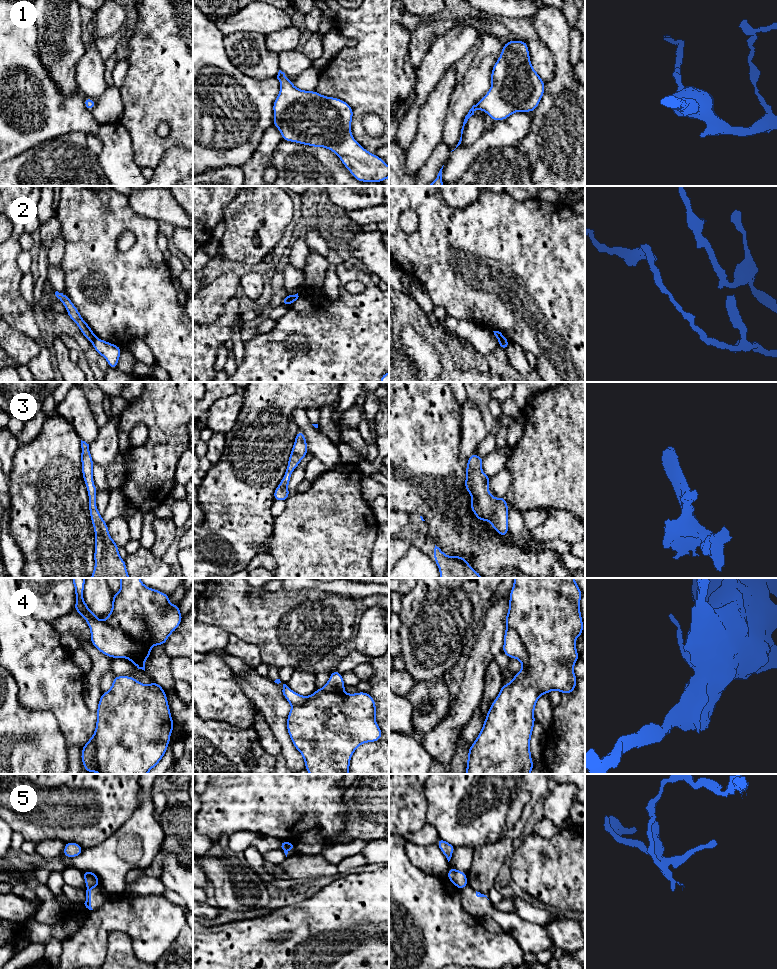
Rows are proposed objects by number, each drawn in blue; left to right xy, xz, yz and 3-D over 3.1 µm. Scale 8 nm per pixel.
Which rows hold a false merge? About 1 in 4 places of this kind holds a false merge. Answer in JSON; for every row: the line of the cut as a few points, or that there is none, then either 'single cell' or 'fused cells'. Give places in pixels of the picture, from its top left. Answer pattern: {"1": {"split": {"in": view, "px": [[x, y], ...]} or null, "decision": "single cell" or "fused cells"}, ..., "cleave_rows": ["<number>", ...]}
{"1": {"split": null, "decision": "single cell"}, "2": {"split": {"in": "xz", "px": [[291, 295], [289, 304]]}, "decision": "fused cells"}, "3": {"split": null, "decision": "single cell"}, "4": {"split": {"in": "xy", "px": [[104, 622], [138, 640], [144, 646], [143, 652]]}, "decision": "fused cells"}, "5": {"split": {"in": "xy", "px": [[93, 886], [87, 889]]}, "decision": "fused cells"}, "cleave_rows": ["2", "4", "5"]}

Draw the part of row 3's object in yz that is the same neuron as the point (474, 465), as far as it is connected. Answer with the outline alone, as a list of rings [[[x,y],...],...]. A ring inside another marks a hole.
[[[474,452],[468,458],[464,487],[472,497],[470,508],[478,521],[489,521],[494,530],[502,537],[507,537],[508,503],[505,496],[494,498],[491,495],[488,483],[492,476],[482,472],[483,460],[484,457],[477,456]]]

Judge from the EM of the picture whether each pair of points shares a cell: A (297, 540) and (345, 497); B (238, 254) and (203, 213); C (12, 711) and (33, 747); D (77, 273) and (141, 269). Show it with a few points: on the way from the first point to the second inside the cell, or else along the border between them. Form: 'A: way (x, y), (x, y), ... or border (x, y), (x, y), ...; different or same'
A: way (309, 533), (333, 509); same
B: border (233, 198), (225, 207), (222, 219); different
C: way (13, 720), (29, 738); same
D: way (93, 273), (125, 273); same

